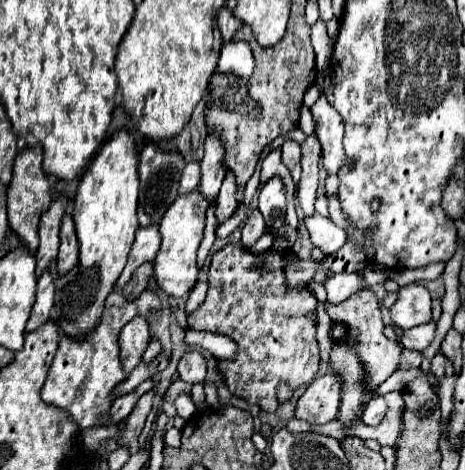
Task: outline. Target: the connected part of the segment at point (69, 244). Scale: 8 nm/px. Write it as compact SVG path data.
M71 215L63 217L61 225L61 247L59 247L59 259L57 259L57 271L59 275L65 275L71 271L79 261L79 243L75 235L75 223Z

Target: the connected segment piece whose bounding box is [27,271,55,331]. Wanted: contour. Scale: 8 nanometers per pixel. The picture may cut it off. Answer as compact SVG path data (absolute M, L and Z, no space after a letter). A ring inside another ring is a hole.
M45 271L37 281L37 299L31 309L31 317L27 321L27 331L33 331L39 325L49 321L49 313L51 313L53 303L55 303L55 285L53 285L49 271Z

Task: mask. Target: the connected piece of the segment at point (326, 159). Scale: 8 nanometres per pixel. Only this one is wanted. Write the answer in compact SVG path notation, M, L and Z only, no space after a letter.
M319 99L311 107L313 119L317 123L317 139L323 149L323 167L327 173L337 173L345 163L343 153L343 119L341 115L327 103L327 99Z

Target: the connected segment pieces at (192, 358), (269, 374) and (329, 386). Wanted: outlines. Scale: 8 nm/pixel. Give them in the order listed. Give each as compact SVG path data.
M189 351L181 357L179 365L177 365L177 373L185 383L203 383L205 375L207 375L207 363L201 357L201 353L197 351Z
M227 243L223 249L219 249L209 265L209 291L205 301L187 317L189 329L195 331L211 331L219 335L227 335L237 343L237 353L231 359L215 359L215 369L223 375L227 389L247 401L249 405L257 405L261 411L273 413L279 403L275 397L277 385L281 381L291 383L291 387L301 387L309 383L317 369L319 369L319 347L315 339L317 329L317 299L315 293L309 289L309 283L303 283L299 287L289 287L285 269L295 259L295 253L289 249L285 251L263 251L263 253L251 253L241 243Z
M339 375L315 377L303 397L297 401L295 417L305 419L313 425L325 425L337 417L341 399Z

